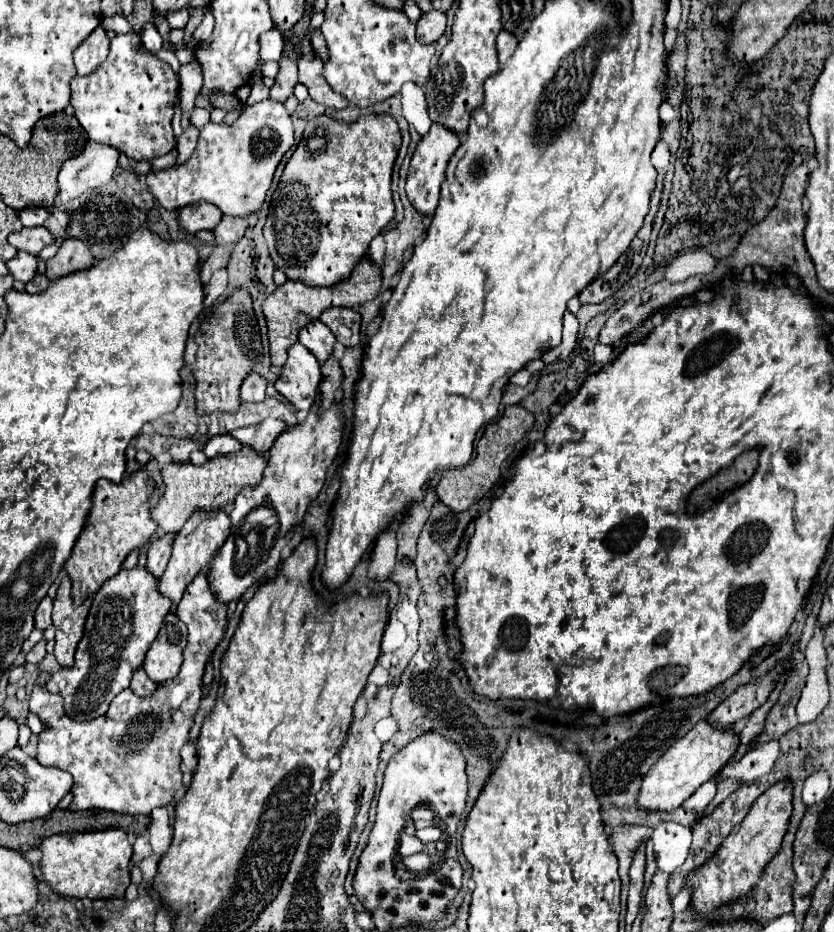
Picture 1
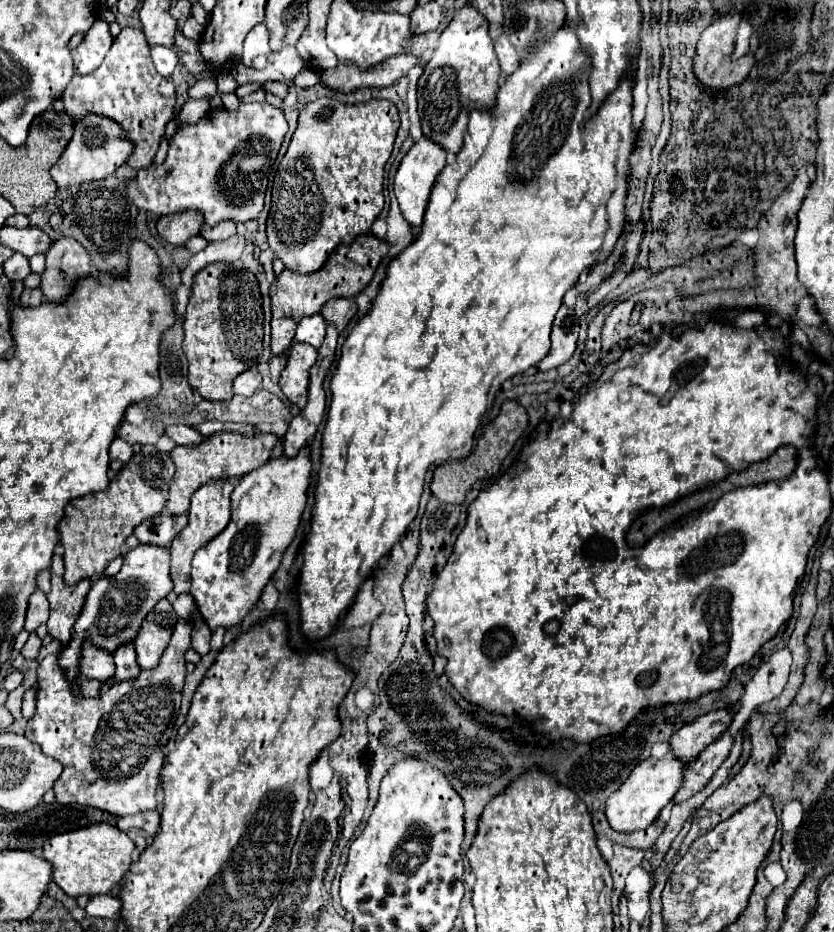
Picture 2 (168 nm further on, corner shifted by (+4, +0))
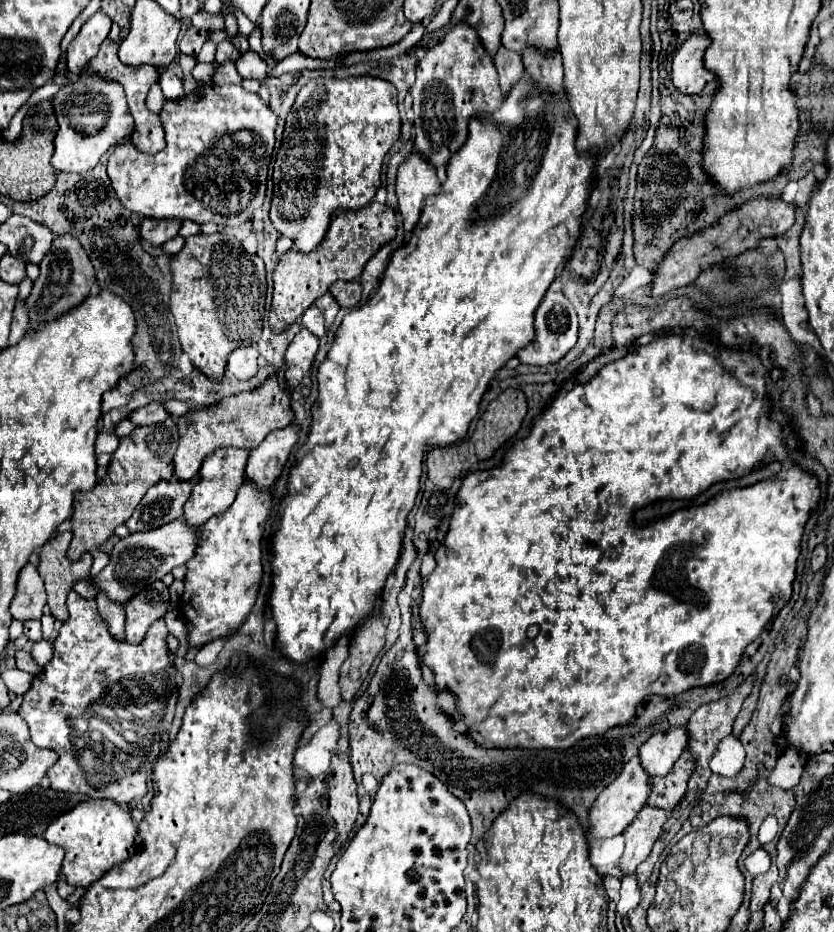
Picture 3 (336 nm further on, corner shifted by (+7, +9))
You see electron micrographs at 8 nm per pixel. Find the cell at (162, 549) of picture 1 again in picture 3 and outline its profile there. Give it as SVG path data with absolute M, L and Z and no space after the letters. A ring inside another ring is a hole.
M195 475L189 481L171 479L171 481L161 481L153 485L139 501L133 515L125 521L127 529L131 533L149 531L165 523L171 523L177 517L183 517L183 505L187 503L197 479L199 475Z

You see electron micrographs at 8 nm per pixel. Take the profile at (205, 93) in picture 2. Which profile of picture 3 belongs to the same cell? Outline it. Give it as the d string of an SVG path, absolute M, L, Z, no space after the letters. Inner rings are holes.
M209 37L209 39L205 41L205 45L203 45L197 61L201 61L201 63L213 63L213 59L215 59L215 43L213 43L211 37Z

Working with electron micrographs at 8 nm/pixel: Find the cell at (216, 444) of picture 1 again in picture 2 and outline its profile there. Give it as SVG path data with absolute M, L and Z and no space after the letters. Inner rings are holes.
M170 426L168 430L166 430L166 436L168 438L172 438L176 444L180 444L180 446L196 446L196 444L202 444L206 438L200 434L200 432L196 432L194 428L188 428L188 426Z

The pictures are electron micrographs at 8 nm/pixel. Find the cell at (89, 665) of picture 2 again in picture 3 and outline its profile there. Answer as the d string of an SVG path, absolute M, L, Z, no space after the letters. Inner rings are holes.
M71 591L67 607L71 617L55 639L55 655L25 691L19 715L29 725L31 741L59 755L59 761L47 771L55 791L81 793L91 799L113 799L119 805L139 801L147 793L147 769L151 771L159 757L161 737L169 733L177 705L177 671L167 655L167 629L163 619L157 619L139 645L117 643L109 635L95 599L85 599Z

